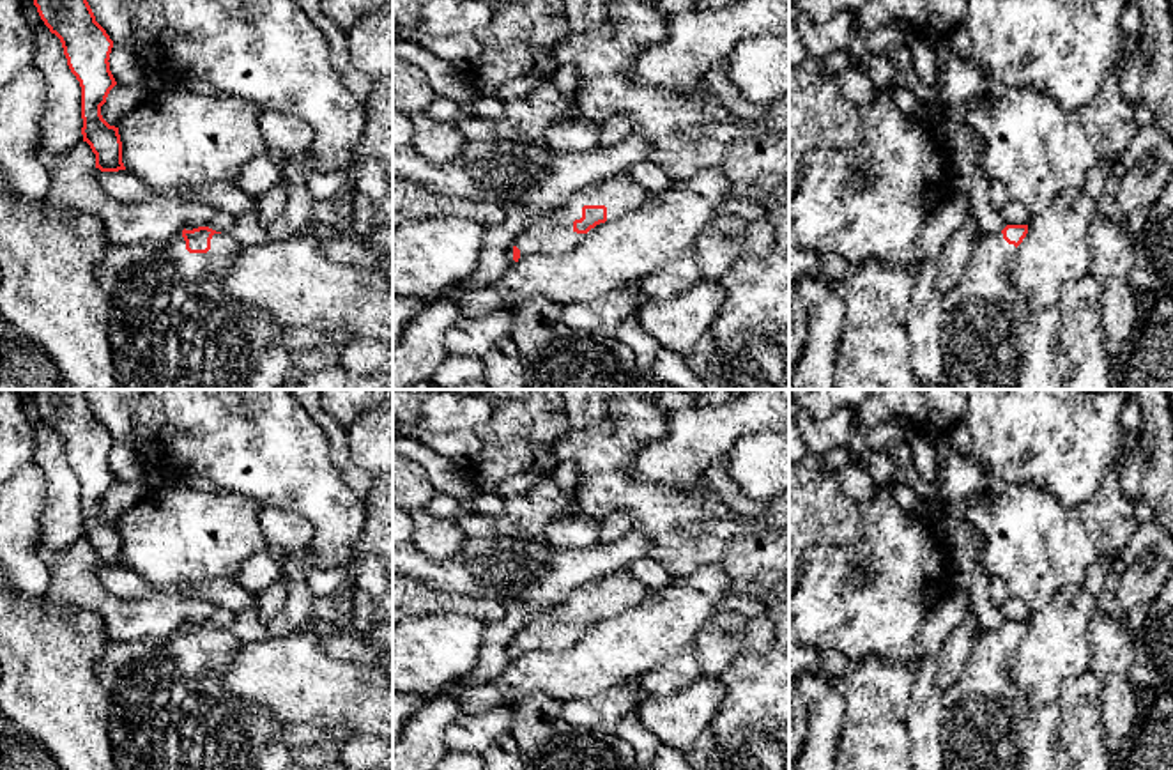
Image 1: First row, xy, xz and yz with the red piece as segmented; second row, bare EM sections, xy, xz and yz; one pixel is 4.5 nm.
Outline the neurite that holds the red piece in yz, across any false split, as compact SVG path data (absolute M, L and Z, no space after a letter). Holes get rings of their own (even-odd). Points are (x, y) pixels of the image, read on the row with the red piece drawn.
M1007 225L998 234L982 234L959 283L941 296L943 373L936 389L1062 389L1054 358L1062 313L1058 306L1033 310L1010 285L1008 269L1028 225Z

